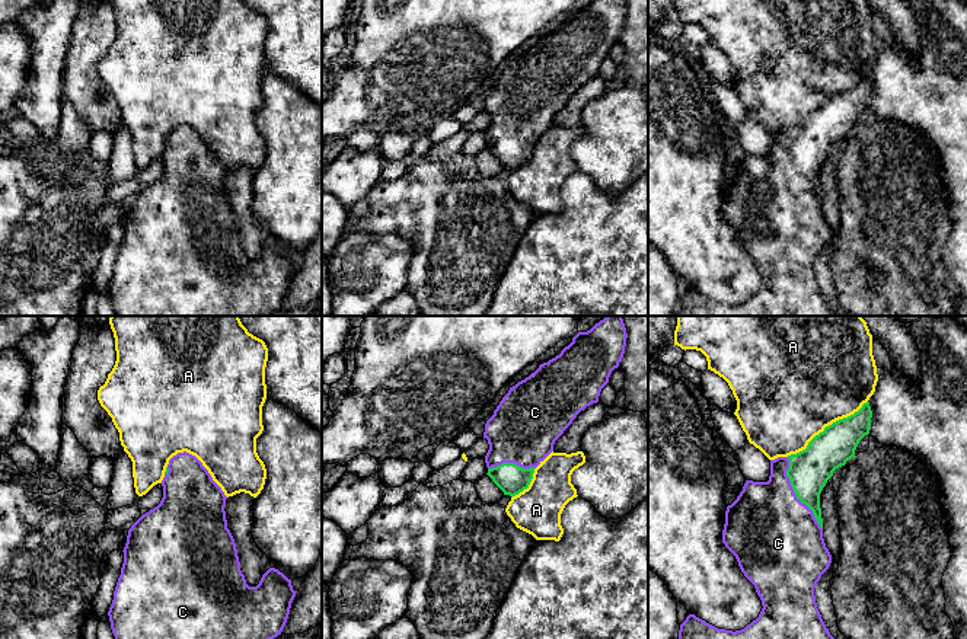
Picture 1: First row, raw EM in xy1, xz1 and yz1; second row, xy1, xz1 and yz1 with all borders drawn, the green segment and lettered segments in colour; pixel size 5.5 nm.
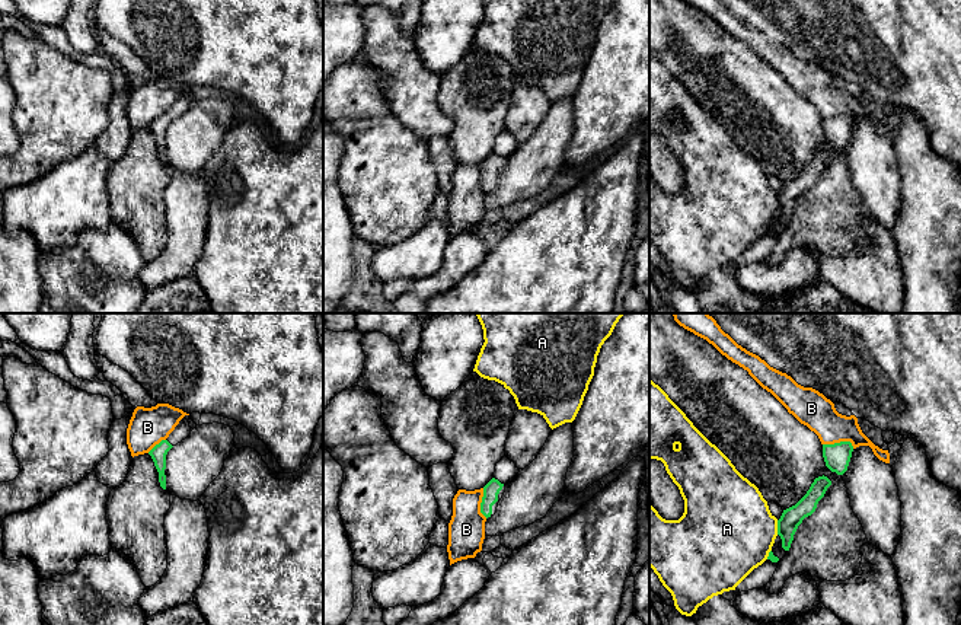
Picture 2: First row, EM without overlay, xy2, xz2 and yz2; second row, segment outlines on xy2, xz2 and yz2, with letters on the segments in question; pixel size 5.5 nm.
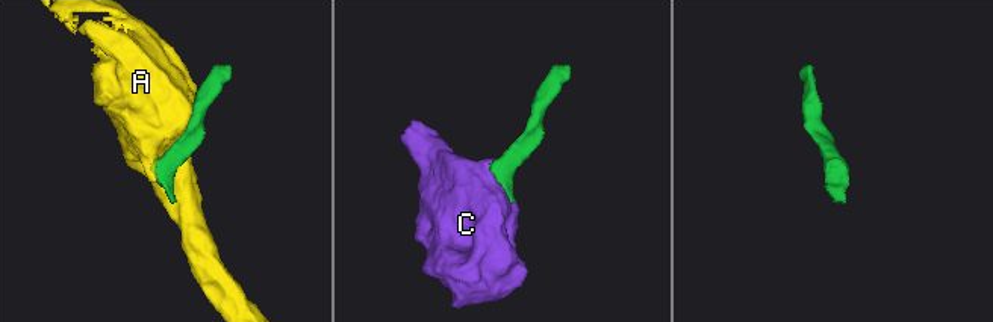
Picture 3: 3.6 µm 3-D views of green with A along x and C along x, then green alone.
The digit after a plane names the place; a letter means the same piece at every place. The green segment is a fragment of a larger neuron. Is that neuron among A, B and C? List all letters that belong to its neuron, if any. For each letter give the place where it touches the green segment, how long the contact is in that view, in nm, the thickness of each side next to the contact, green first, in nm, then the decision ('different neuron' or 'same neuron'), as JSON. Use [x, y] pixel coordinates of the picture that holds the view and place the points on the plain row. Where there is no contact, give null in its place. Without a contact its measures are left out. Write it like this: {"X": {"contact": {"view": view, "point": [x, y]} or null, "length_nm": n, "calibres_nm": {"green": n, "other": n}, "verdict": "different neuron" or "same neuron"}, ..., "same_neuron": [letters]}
{"A": {"contact": {"view": "yz1", "point": [826, 101]}, "length_nm": 550, "calibres_nm": {"green": 220, "other": 500}, "verdict": "different neuron"}, "B": {"contact": {"view": "yz2", "point": [840, 115]}, "length_nm": 180, "calibres_nm": {"green": 140, "other": 200}, "verdict": "different neuron"}, "C": {"contact": {"view": "yz1", "point": [795, 168]}, "length_nm": 440, "calibres_nm": {"green": 220, "other": 480}, "verdict": "same neuron"}, "same_neuron": ["C"]}

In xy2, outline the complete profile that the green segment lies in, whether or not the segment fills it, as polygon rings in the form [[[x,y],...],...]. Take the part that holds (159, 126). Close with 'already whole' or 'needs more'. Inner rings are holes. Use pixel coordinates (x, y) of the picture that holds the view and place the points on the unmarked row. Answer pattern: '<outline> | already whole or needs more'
[[[185,89],[179,98],[175,101],[175,103],[169,108],[166,114],[162,114],[159,118],[156,118],[149,128],[151,130],[154,140],[159,146],[159,156],[163,163],[166,163],[166,128],[167,125],[185,114],[191,108],[191,101],[189,101],[189,89]]] | needs more

